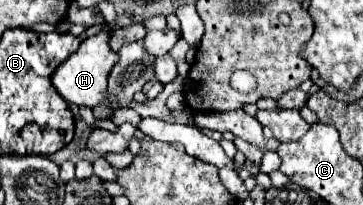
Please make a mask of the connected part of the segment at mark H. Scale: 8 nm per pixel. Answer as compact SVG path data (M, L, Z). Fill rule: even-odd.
M101 31L93 37L87 37L81 43L79 51L73 53L65 63L61 63L57 67L57 71L53 73L51 79L53 79L55 89L67 103L95 109L95 107L107 103L107 77L117 61L119 61L119 55L109 47L109 33Z

